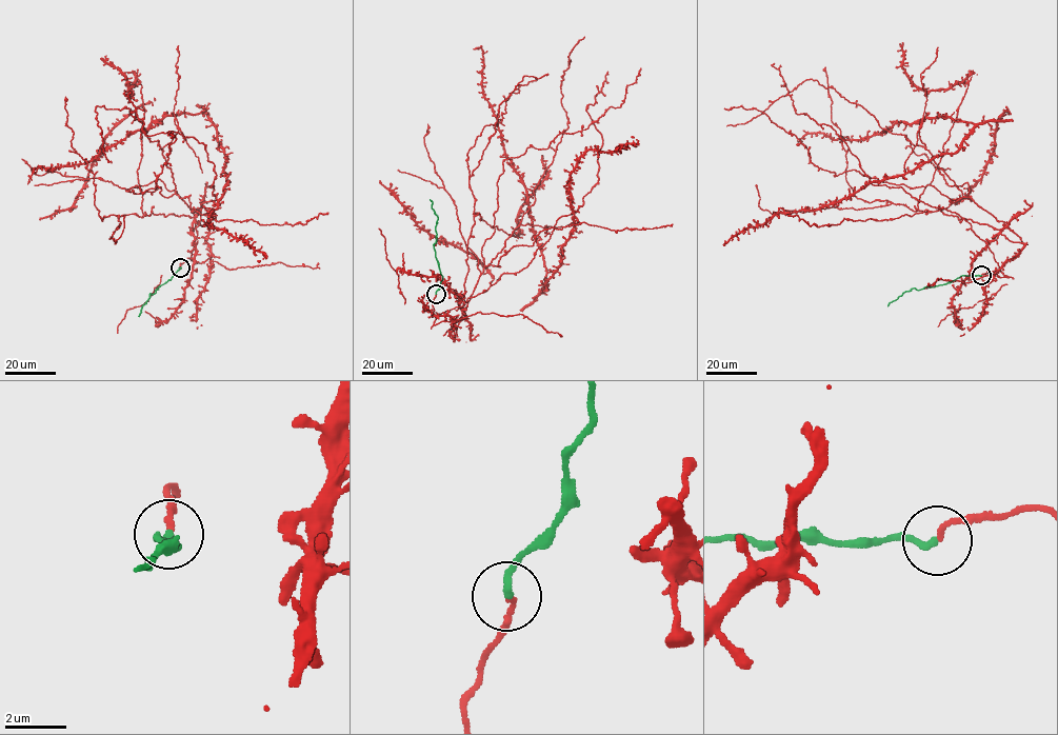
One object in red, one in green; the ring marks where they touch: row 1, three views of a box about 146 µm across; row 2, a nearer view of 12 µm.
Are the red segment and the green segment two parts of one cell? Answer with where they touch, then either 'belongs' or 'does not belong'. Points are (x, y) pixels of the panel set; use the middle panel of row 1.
(436, 294) | belongs

